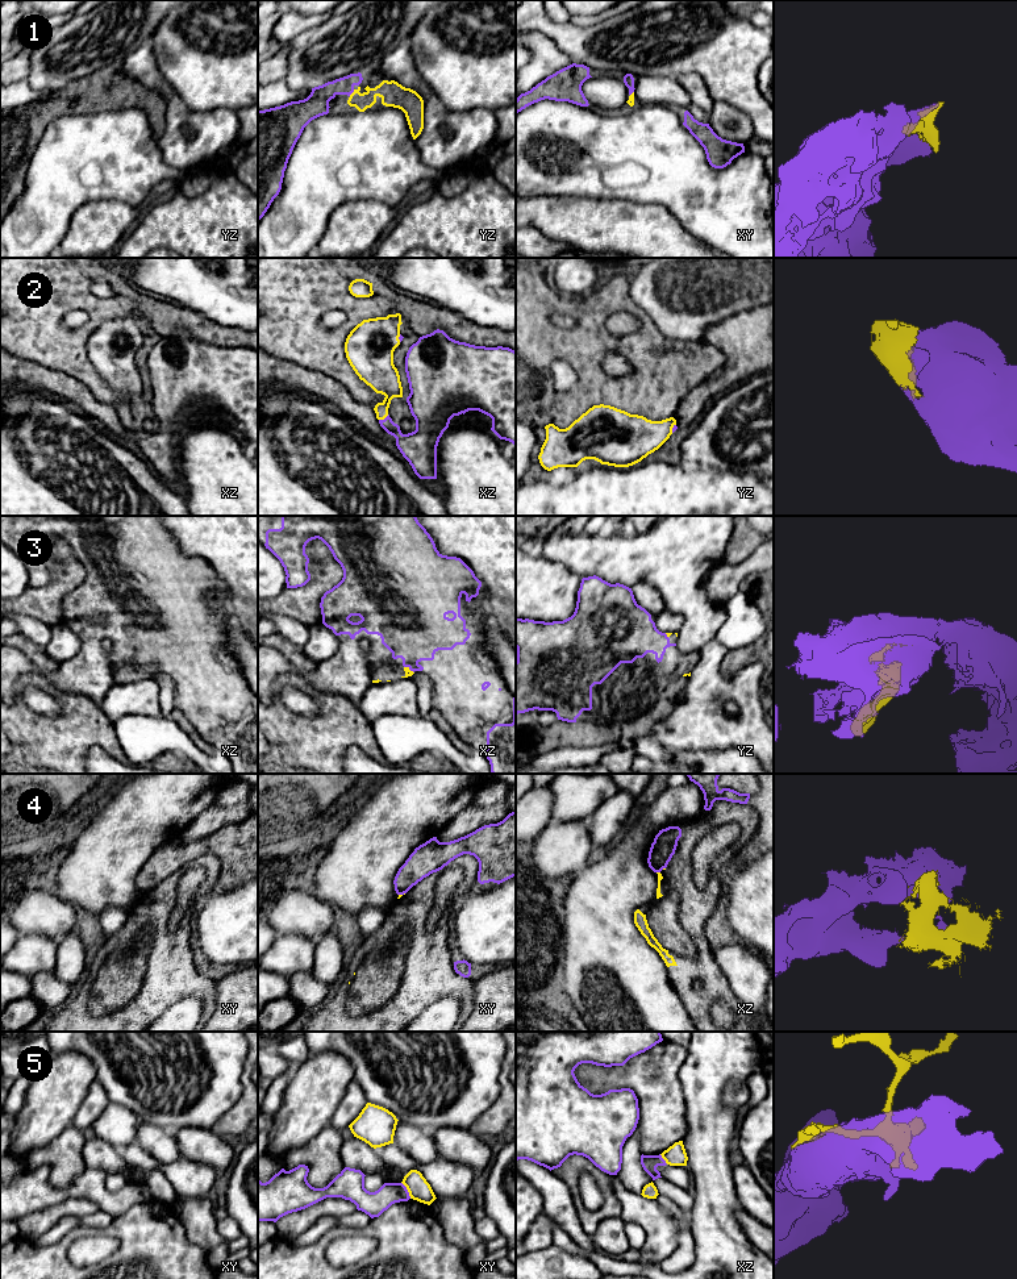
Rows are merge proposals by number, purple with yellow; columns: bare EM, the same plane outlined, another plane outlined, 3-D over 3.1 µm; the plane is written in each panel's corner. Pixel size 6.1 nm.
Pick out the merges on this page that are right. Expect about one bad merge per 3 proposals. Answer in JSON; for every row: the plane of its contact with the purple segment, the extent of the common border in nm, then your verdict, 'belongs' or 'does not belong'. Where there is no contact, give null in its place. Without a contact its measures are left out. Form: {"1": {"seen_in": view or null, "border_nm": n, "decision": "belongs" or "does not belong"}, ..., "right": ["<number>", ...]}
{"1": {"seen_in": "yz", "border_nm": 50, "decision": "belongs"}, "2": {"seen_in": "xz", "border_nm": 70, "decision": "belongs"}, "3": {"seen_in": "xz", "border_nm": 80, "decision": "belongs"}, "4": {"seen_in": "xy", "border_nm": 40, "decision": "does not belong"}, "5": {"seen_in": "xy", "border_nm": 120, "decision": "does not belong"}, "right": ["1", "2", "3"]}

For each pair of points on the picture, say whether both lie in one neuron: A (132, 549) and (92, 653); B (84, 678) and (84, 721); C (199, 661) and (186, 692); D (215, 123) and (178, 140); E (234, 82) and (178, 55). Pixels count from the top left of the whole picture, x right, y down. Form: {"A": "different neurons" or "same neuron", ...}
{"A": "same neuron", "B": "different neurons", "C": "same neuron", "D": "same neuron", "E": "same neuron"}

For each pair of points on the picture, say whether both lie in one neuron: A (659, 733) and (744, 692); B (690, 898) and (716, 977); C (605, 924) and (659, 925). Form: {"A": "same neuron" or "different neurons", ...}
{"A": "same neuron", "B": "same neuron", "C": "different neurons"}

